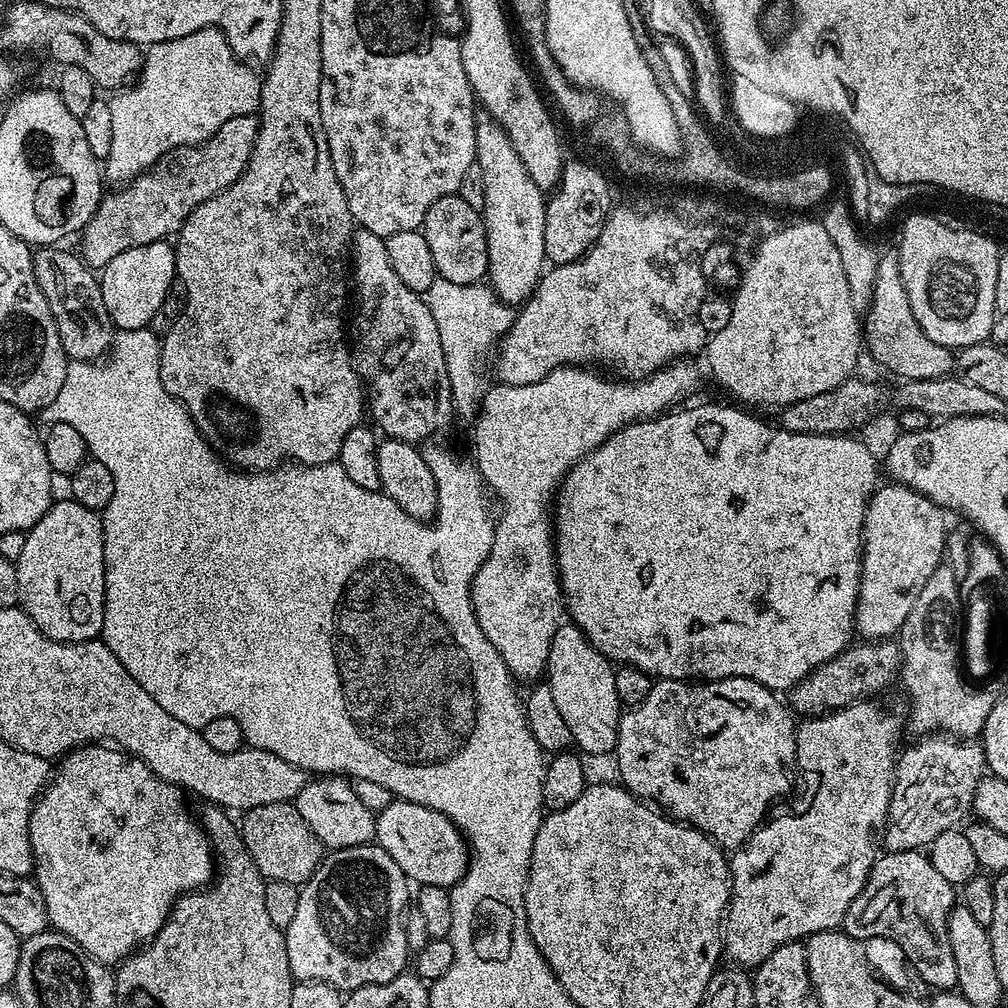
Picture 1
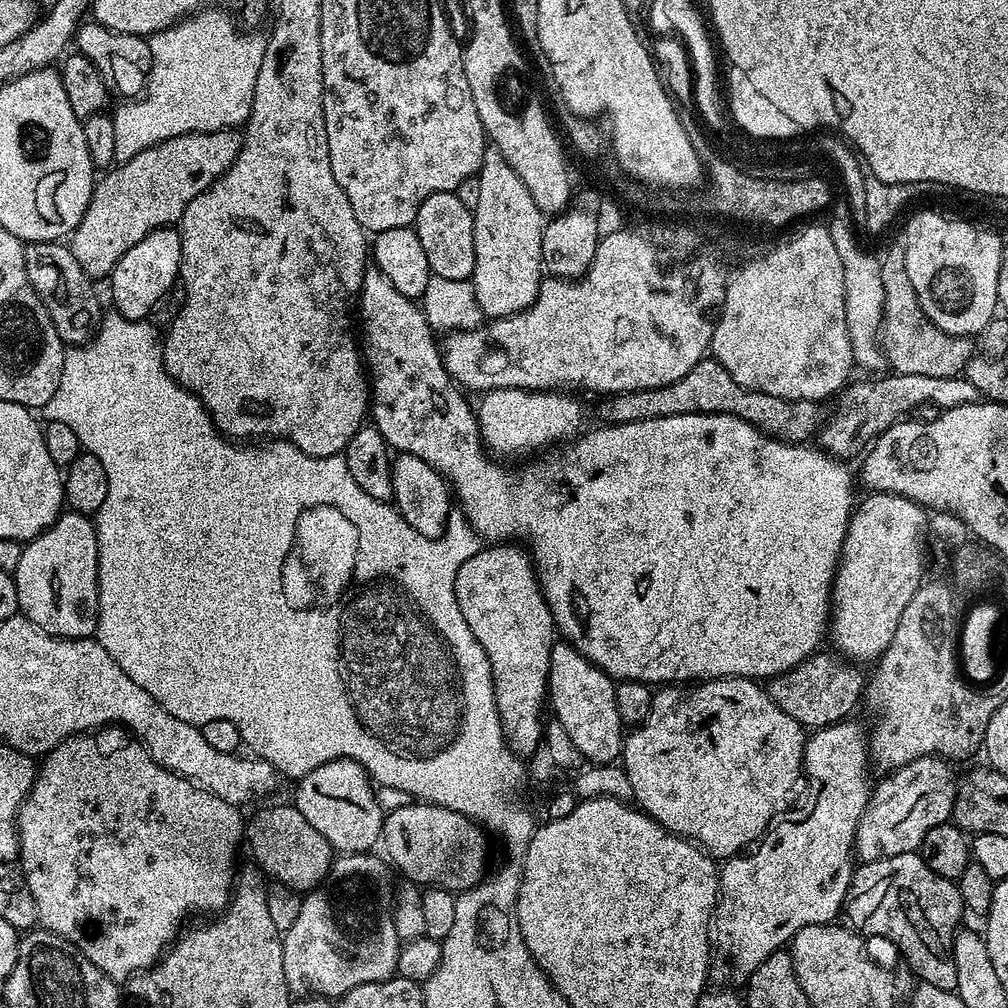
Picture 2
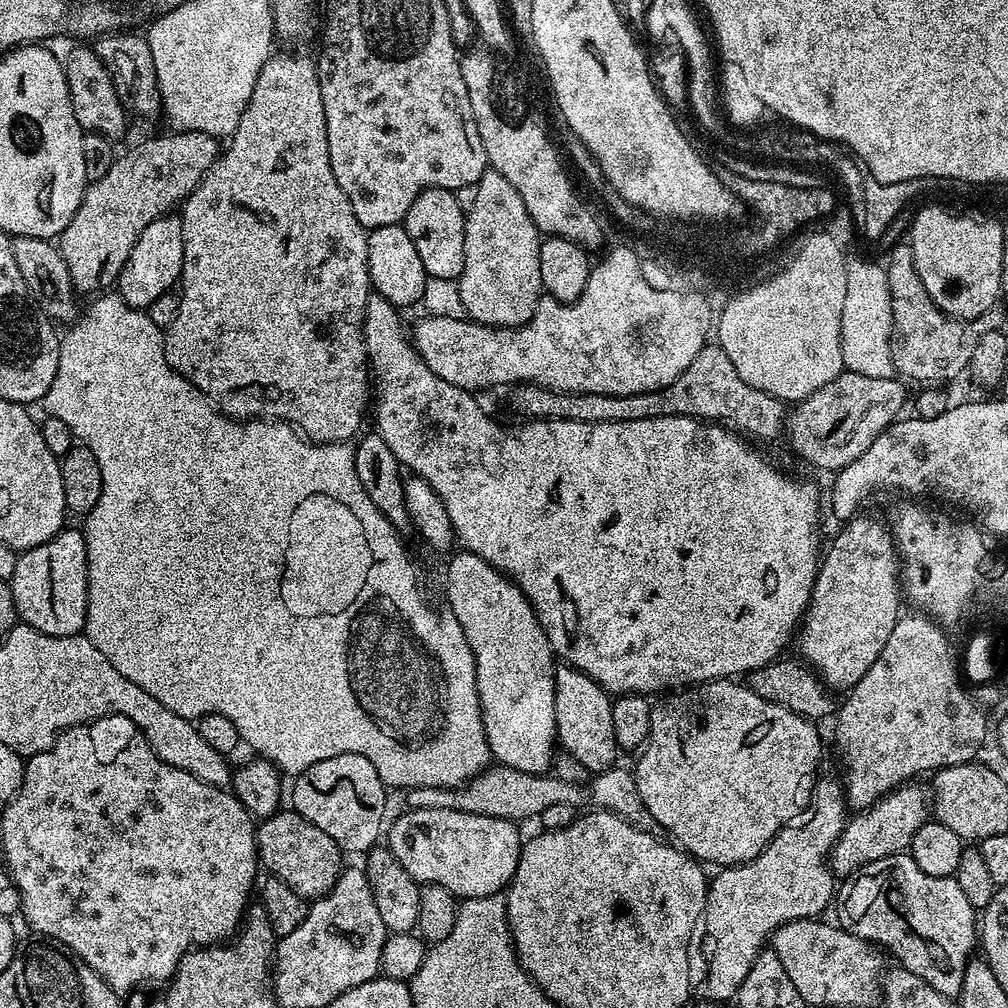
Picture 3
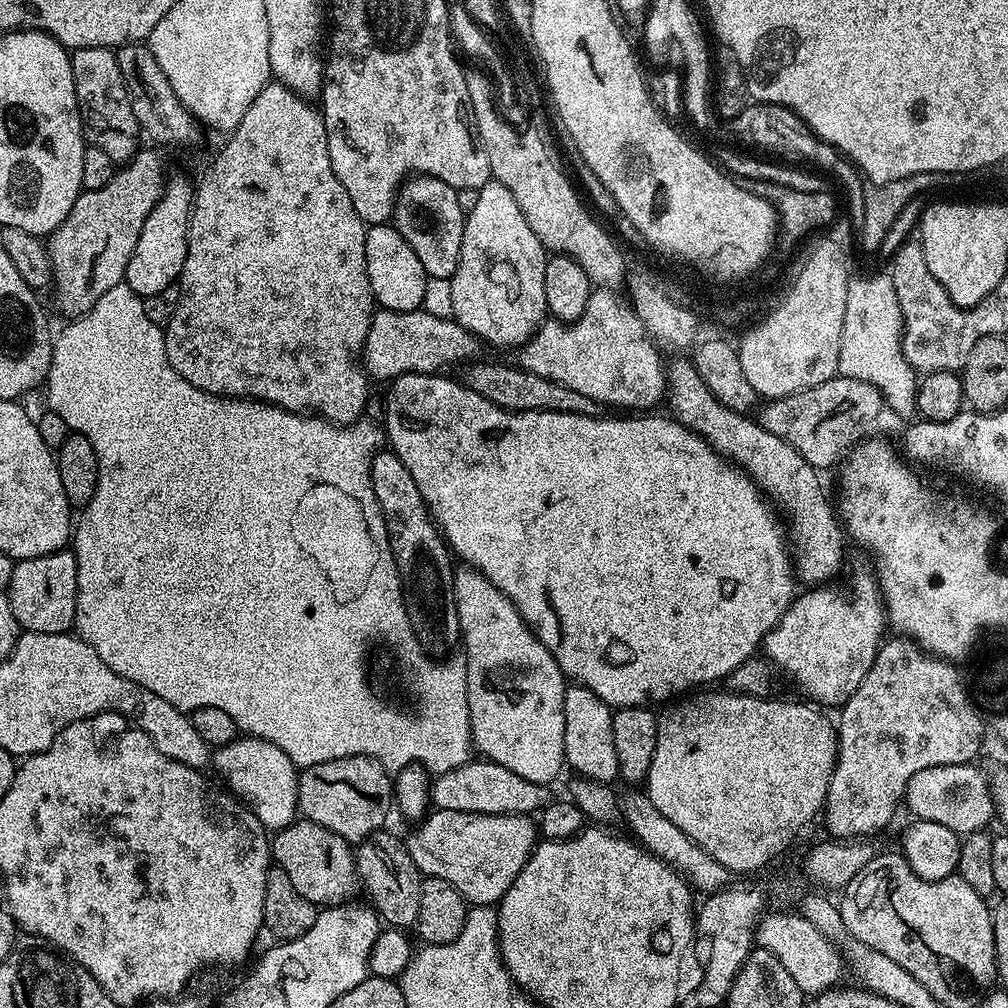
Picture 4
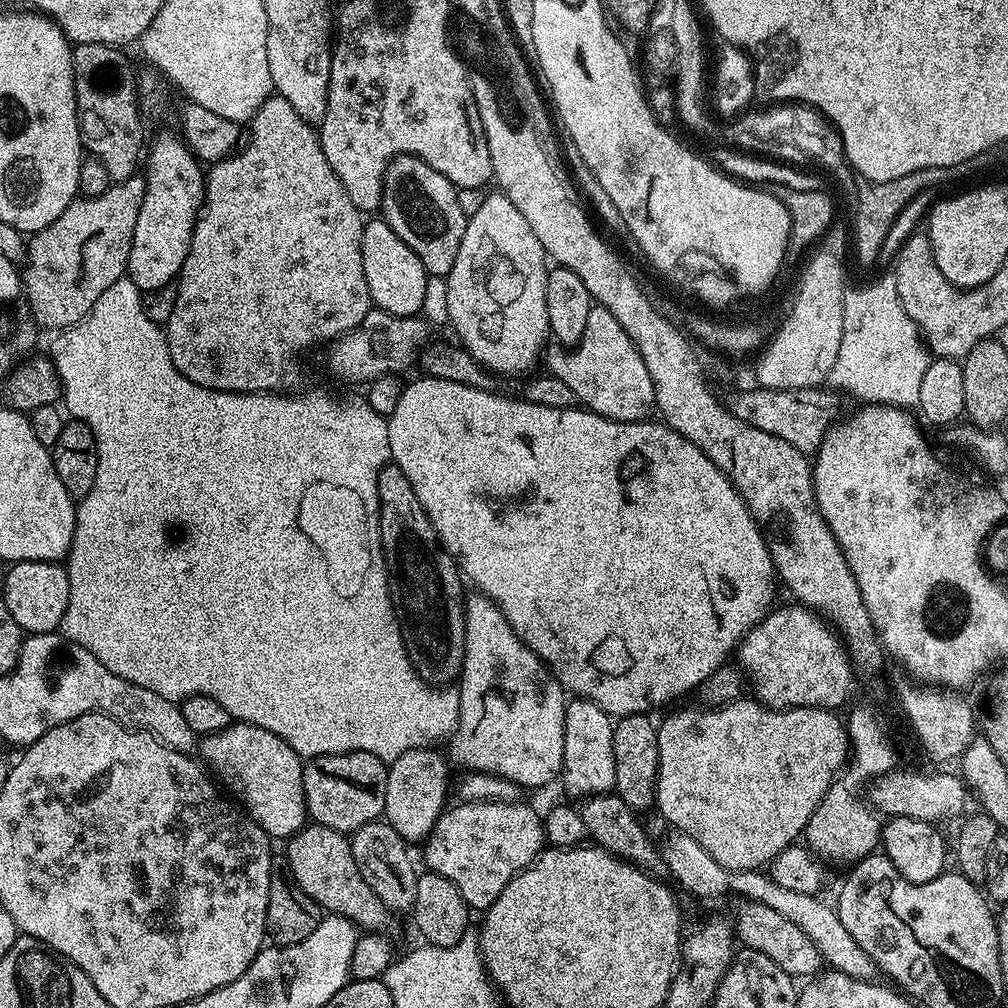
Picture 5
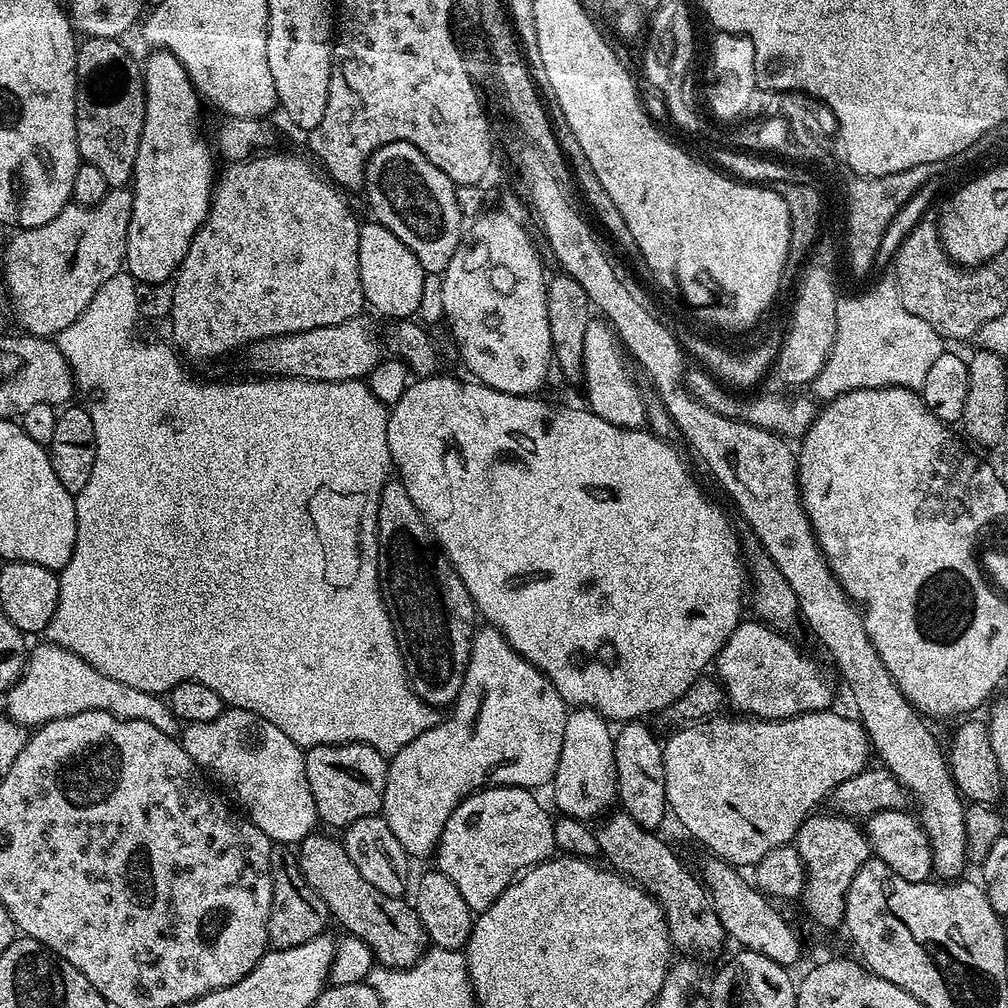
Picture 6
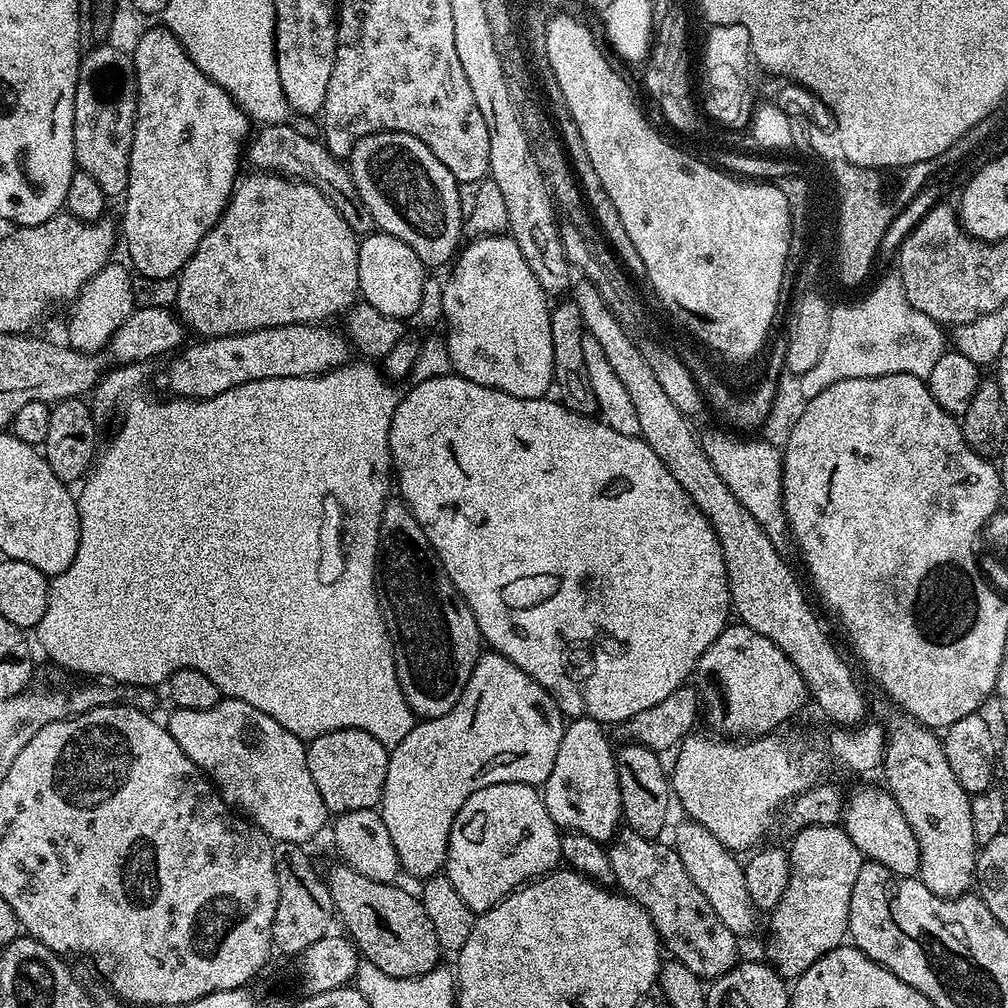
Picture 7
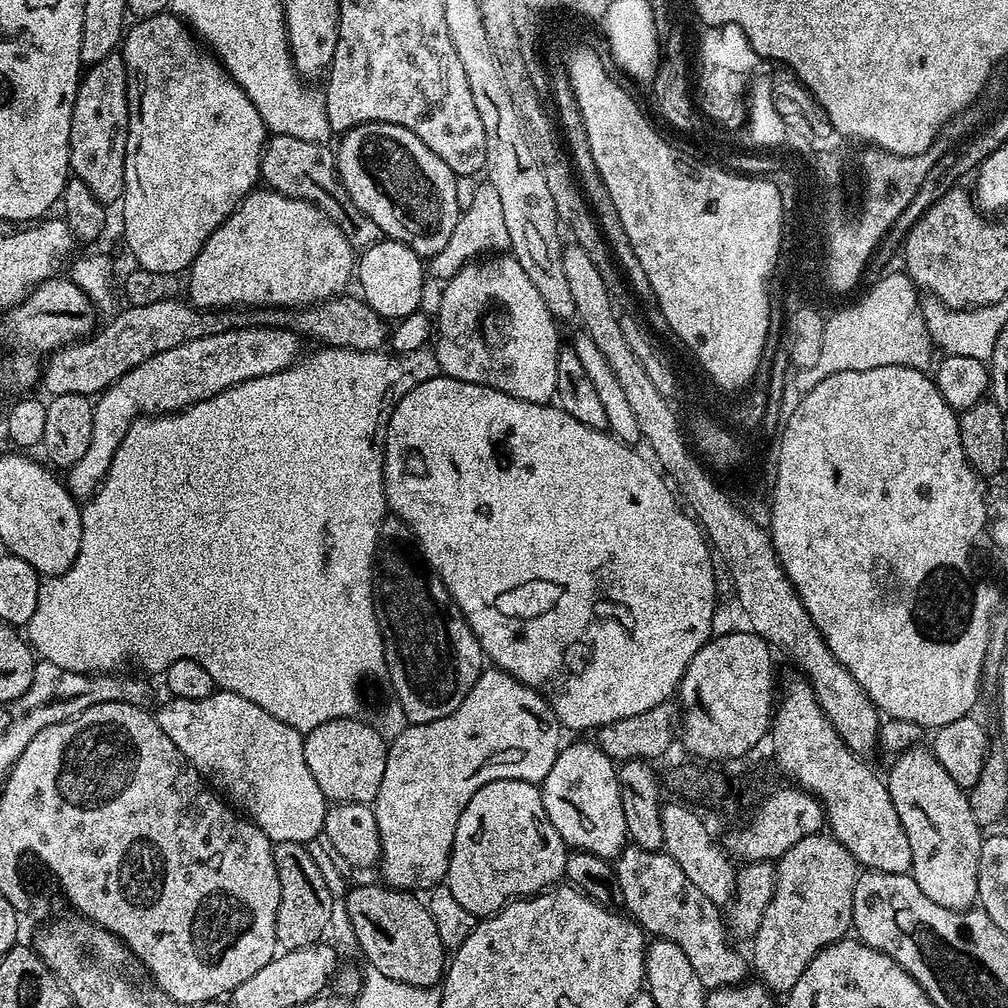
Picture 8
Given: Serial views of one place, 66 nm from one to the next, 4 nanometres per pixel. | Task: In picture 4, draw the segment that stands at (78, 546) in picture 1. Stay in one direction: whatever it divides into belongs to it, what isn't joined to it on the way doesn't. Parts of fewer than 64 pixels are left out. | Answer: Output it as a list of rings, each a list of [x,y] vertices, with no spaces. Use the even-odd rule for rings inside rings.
[[[70,550],[51,552],[38,558],[17,560],[7,586],[10,610],[25,632],[58,634],[68,632],[76,623],[78,598],[78,566]]]

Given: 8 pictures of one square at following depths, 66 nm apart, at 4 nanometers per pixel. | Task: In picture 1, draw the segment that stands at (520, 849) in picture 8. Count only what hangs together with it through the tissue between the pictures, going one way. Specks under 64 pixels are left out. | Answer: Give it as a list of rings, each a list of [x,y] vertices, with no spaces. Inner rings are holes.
[[[393,799],[392,803],[381,810],[376,816],[375,843],[398,862],[398,866],[408,877],[409,881],[417,885],[429,884],[430,886],[442,886],[451,889],[463,876],[468,873],[468,857],[470,849],[464,835],[456,829],[454,822],[446,818],[446,814],[438,814],[438,810],[430,810],[426,806],[418,806],[409,800]]]

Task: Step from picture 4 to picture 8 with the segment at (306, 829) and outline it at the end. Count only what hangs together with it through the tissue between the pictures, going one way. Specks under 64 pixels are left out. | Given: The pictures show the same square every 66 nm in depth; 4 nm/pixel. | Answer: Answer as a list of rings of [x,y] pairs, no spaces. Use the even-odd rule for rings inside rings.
[[[383,883],[360,884],[348,892],[348,901],[344,908],[348,911],[348,924],[356,935],[356,944],[365,956],[367,967],[386,974],[386,978],[394,978],[394,982],[402,982],[406,986],[437,987],[443,981],[446,971],[446,949],[442,946],[442,938],[438,938],[438,930],[434,926],[434,918],[430,918],[430,910],[423,899],[420,900],[415,891],[402,888],[389,888]]]

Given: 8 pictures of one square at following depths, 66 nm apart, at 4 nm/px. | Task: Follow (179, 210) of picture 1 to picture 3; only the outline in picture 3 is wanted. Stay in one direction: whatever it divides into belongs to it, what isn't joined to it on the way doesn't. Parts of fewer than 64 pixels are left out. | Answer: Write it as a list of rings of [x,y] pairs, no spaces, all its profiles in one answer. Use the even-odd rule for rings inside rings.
[[[172,130],[169,133],[169,136],[152,136],[134,145],[129,152],[121,151],[110,170],[106,170],[102,178],[91,181],[84,189],[84,197],[74,218],[70,218],[70,226],[66,226],[66,230],[58,237],[60,253],[62,258],[66,258],[66,270],[70,270],[72,286],[77,293],[96,294],[111,289],[108,287],[111,284],[113,287],[120,279],[120,271],[122,266],[126,266],[126,258],[130,258],[130,250],[134,250],[134,242],[138,242],[138,234],[142,234],[142,230],[146,230],[146,226],[159,216],[169,215],[176,203],[177,207],[187,200],[222,151],[221,145],[216,145],[217,137],[209,132]]]

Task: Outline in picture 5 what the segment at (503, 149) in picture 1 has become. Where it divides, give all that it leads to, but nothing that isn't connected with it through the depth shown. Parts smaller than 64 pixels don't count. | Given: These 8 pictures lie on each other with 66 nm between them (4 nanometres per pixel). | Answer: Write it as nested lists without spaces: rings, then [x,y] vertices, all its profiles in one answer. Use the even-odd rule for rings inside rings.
[[[492,190],[487,193],[485,202],[479,207],[478,212],[468,217],[468,225],[464,228],[462,234],[462,246],[458,246],[458,258],[454,258],[454,266],[450,270],[450,274],[446,277],[448,289],[446,290],[446,303],[448,305],[448,324],[450,328],[456,331],[455,339],[459,341],[464,349],[474,357],[483,368],[487,368],[489,372],[497,377],[503,376],[520,376],[531,373],[532,368],[536,364],[536,359],[540,356],[540,351],[544,348],[544,339],[549,339],[548,315],[546,314],[546,282],[548,281],[549,265],[546,263],[546,257],[542,250],[542,242],[538,242],[534,230],[530,230],[530,226],[526,223],[526,218],[522,218],[522,213],[514,207],[514,202],[510,202],[510,198],[506,198],[503,192]]]

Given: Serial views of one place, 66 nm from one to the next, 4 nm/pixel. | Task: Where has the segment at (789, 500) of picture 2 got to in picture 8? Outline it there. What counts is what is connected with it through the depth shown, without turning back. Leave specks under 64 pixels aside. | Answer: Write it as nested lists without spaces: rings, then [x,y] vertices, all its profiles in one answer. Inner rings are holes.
[[[429,375],[397,402],[384,427],[384,496],[391,515],[406,522],[412,531],[422,560],[424,555],[423,563],[440,577],[453,602],[460,607],[485,657],[518,682],[539,692],[565,729],[595,730],[673,699],[686,666],[714,632],[716,568],[712,565],[707,535],[678,503],[669,481],[651,463],[648,465],[635,447],[623,444],[607,431],[582,426],[578,418],[570,418],[555,403],[526,402],[485,384],[435,375]]]

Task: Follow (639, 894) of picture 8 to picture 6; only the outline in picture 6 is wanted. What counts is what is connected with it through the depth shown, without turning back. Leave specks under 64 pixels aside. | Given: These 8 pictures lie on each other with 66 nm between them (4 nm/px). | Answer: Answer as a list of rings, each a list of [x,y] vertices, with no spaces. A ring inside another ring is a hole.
[[[623,810],[613,811],[607,818],[601,819],[599,824],[595,833],[600,856],[608,859],[606,864],[611,871],[639,884],[659,902],[673,949],[688,958],[718,955],[726,945],[724,927],[722,922],[718,922],[718,914],[707,888],[680,861],[679,854],[662,837],[656,836],[660,834],[653,829],[638,826],[638,822],[634,822],[634,818],[630,818],[630,814]]]

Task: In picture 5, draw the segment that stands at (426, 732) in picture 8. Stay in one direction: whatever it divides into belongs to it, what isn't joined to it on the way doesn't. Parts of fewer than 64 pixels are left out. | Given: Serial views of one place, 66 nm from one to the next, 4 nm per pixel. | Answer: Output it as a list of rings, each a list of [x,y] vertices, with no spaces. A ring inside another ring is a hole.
[[[472,594],[464,602],[464,665],[460,667],[458,677],[458,691],[460,693],[460,717],[458,726],[450,737],[452,744],[452,760],[456,764],[461,764],[462,769],[468,772],[485,772],[488,775],[498,775],[504,779],[519,785],[521,789],[540,788],[543,784],[548,784],[552,779],[561,775],[564,766],[564,733],[562,731],[562,705],[566,700],[566,693],[562,685],[556,681],[555,676],[548,671],[548,665],[541,660],[530,646],[526,646],[514,634],[510,622],[502,614],[502,610],[488,596]],[[435,747],[415,748],[388,764],[384,816],[407,842],[423,842],[434,830],[438,818],[446,811],[448,764]]]

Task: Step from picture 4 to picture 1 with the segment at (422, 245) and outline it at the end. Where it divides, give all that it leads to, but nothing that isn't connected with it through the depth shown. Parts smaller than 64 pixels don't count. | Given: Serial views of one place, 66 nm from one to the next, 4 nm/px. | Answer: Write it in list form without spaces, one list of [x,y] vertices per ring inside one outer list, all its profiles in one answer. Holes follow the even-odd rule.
[[[458,195],[438,198],[422,225],[430,254],[434,254],[436,275],[446,282],[459,284],[478,284],[488,275],[488,247],[482,212],[464,202]]]

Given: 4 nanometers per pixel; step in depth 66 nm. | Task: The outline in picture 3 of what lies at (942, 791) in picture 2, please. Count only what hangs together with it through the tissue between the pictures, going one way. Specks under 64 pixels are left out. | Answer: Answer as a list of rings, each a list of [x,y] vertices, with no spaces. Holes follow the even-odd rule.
[[[920,782],[901,784],[845,823],[844,833],[838,837],[830,853],[830,871],[833,876],[851,877],[870,862],[878,862],[887,856],[899,856],[911,845],[914,834],[930,816],[929,793],[925,785],[923,788],[916,783]]]

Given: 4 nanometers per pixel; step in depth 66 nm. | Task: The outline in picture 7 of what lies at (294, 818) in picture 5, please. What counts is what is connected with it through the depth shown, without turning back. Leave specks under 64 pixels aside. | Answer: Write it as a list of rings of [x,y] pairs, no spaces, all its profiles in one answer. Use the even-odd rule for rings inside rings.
[[[222,698],[206,710],[173,707],[171,711],[166,719],[166,727],[174,742],[182,746],[186,758],[199,766],[229,805],[239,809],[272,841],[294,842],[304,846],[307,840],[314,839],[323,828],[325,831],[330,813],[322,802],[322,794],[318,794],[318,786],[314,786],[314,778],[310,778],[310,766],[306,766],[308,750],[305,741],[290,734],[286,726],[274,722],[270,714],[262,714],[262,710],[250,706],[250,702],[231,698]]]

